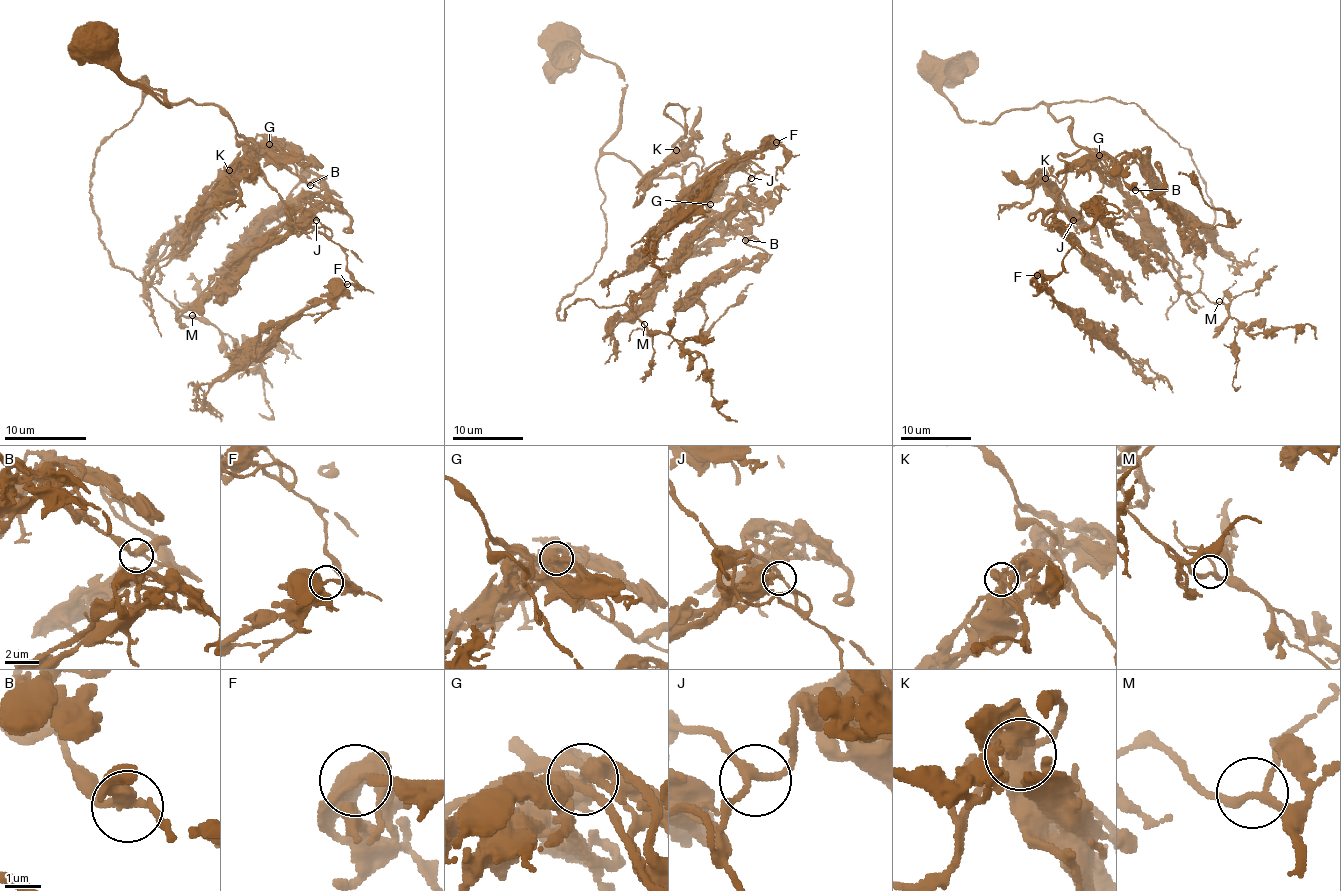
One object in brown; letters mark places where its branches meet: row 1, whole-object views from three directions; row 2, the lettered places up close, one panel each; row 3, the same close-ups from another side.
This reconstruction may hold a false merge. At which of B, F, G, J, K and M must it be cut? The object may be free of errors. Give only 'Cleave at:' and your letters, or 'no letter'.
Cleave at: no letter

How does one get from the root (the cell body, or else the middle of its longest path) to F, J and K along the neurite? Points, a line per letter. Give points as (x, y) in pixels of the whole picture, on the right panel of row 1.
F: (934, 68), (964, 120), (1038, 104), (1071, 120), (1054, 213), (1071, 248), (1036, 275)
J: (934, 68), (964, 120), (1038, 104), (1071, 120), (1078, 148), (1057, 155), (1066, 180), (1056, 206), (1073, 220)
K: (934, 68), (964, 120), (1038, 104), (1068, 117), (1078, 148), (1057, 155), (1059, 182), (1052, 168), (1045, 178)

